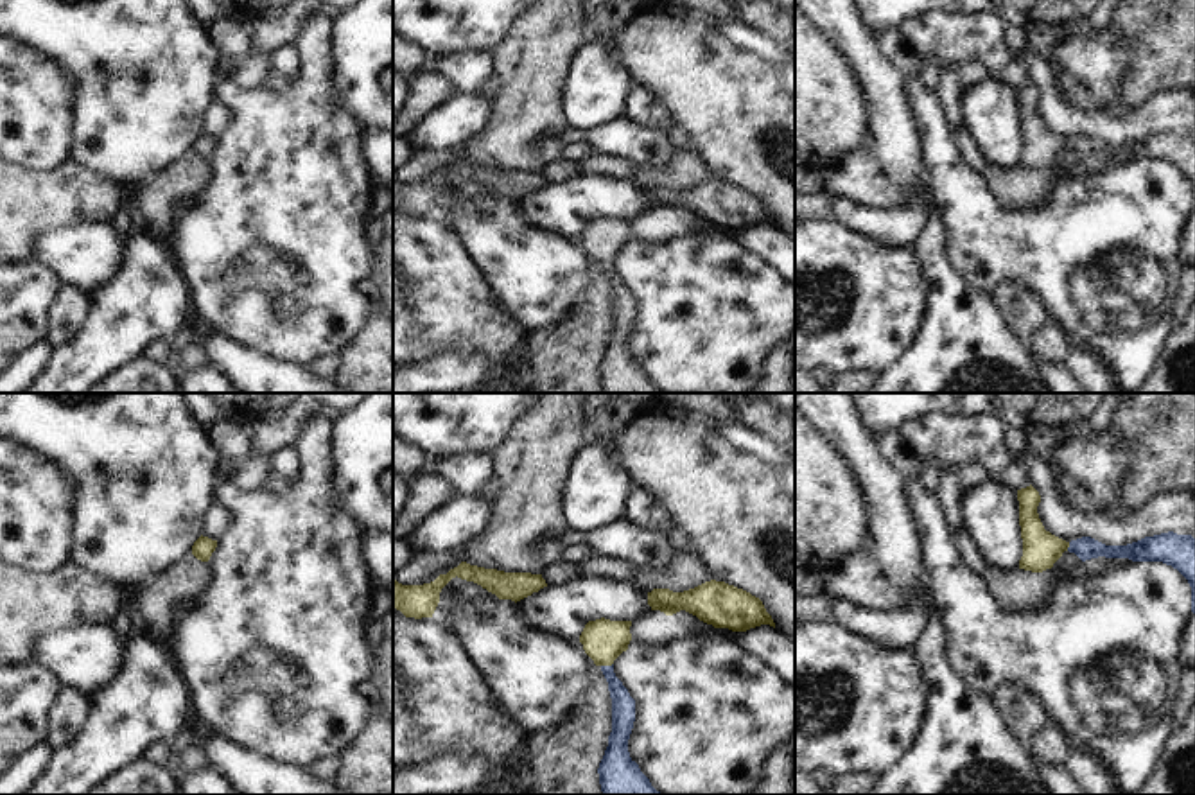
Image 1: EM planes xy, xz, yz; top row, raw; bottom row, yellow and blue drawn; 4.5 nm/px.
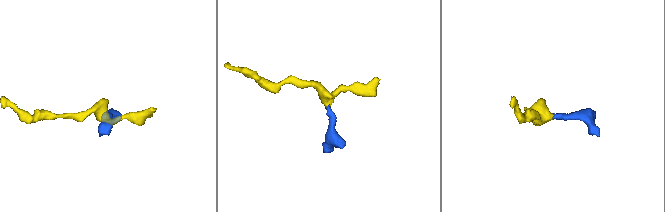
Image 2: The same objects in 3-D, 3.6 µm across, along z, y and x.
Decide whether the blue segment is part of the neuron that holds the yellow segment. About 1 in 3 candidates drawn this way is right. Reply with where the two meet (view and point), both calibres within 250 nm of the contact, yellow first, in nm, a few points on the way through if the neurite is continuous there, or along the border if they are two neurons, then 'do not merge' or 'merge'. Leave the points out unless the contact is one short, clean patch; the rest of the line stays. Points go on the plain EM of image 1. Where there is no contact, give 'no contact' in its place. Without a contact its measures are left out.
contact xz (607, 262); calibres 190 and 110 nm; way xz (603, 239), (607, 262), (623, 304); merge

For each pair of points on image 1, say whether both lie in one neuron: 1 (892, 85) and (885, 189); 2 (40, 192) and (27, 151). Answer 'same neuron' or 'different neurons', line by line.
1: same neuron
2: different neurons

